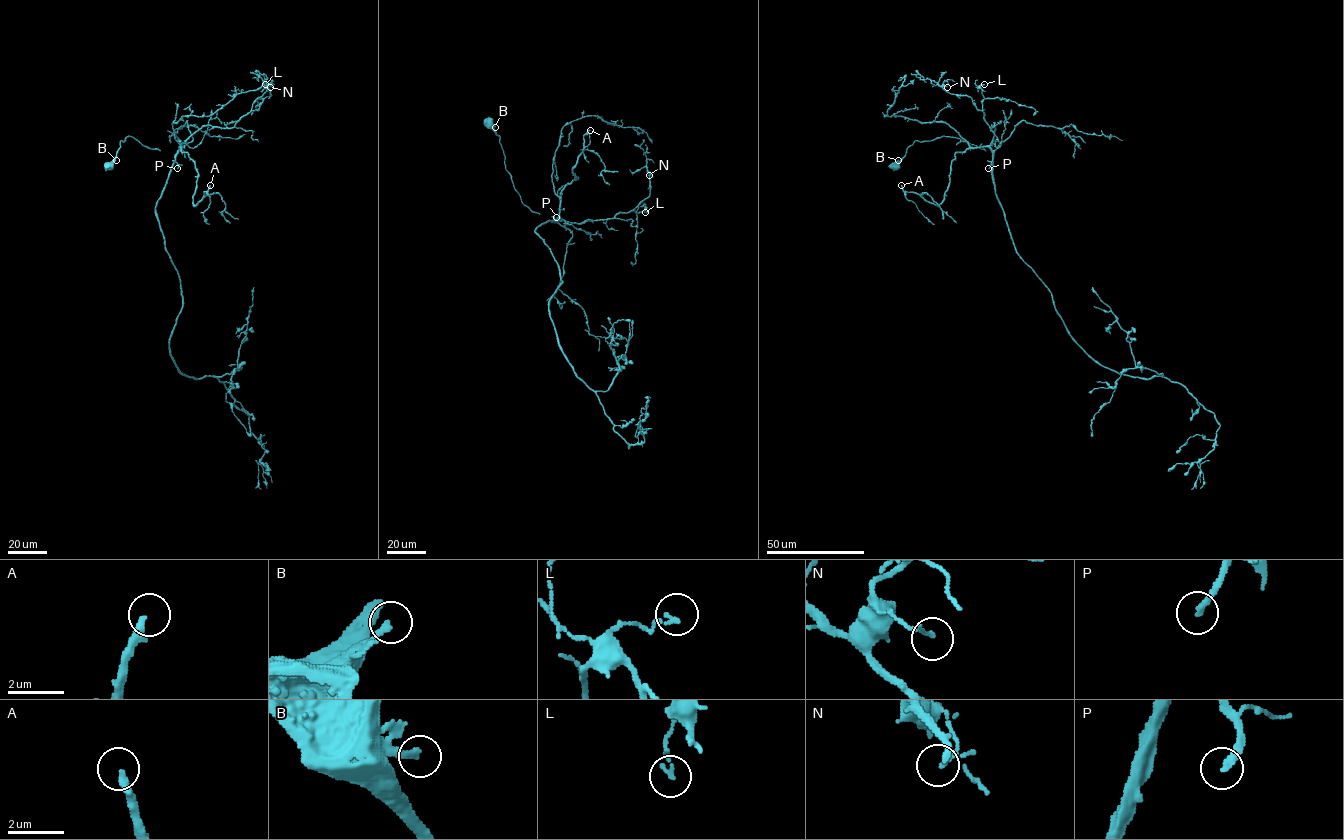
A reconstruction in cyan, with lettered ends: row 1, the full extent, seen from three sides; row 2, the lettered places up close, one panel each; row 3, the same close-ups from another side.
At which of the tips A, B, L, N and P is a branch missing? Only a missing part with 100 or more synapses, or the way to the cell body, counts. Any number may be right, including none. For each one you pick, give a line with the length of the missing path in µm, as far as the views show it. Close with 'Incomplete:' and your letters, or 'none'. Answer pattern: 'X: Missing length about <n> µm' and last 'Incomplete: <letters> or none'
A: Missing length about 70 µm
P: Missing length about 80 µm
Incomplete: A, P

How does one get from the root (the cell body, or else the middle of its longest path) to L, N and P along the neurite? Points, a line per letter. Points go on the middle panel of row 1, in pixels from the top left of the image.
L: (488, 122), (500, 136), (514, 188), (532, 211), (577, 223), (646, 208), (645, 212)
N: (488, 122), (522, 202), (555, 221), (628, 212), (649, 196), (649, 175)
P: (488, 122), (500, 136), (505, 169), (522, 202), (533, 211), (553, 216), (555, 219), (556, 217)

